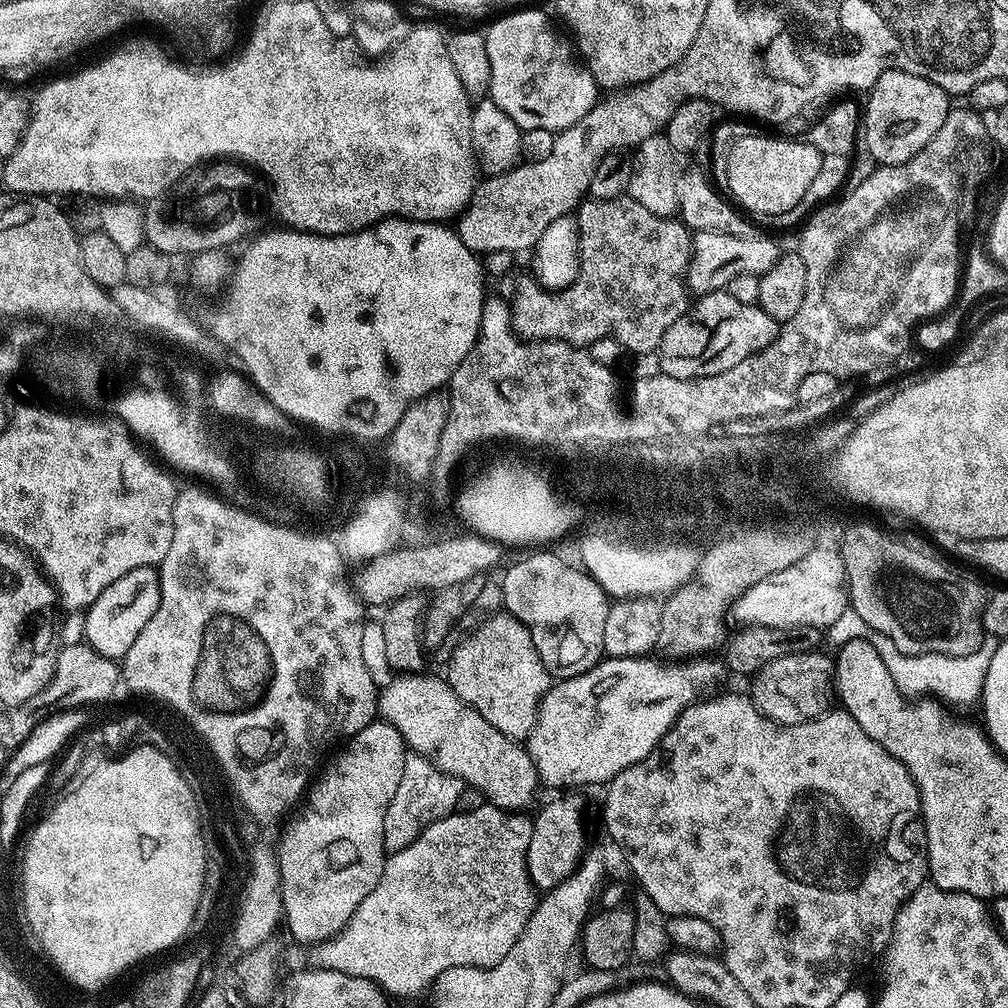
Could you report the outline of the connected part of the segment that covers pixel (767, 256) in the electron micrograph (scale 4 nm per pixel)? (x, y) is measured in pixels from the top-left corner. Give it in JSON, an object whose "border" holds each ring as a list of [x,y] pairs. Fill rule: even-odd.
{"border":[[[698,232],[692,238],[692,263],[686,278],[693,293],[719,292],[727,289],[730,278],[738,278],[738,274],[760,277],[778,262],[781,255],[782,248],[764,234],[757,234],[754,238],[734,238],[734,234]]]}

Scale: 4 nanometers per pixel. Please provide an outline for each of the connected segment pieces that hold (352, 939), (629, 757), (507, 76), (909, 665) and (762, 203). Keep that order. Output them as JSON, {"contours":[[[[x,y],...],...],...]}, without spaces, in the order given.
{"contours":[[[[485,802],[478,810],[469,812],[453,812],[450,816],[444,816],[438,822],[434,822],[429,828],[423,828],[420,836],[410,846],[391,853],[385,859],[382,878],[378,878],[378,886],[362,898],[362,906],[358,906],[356,913],[350,918],[350,922],[336,936],[331,936],[323,944],[317,944],[311,949],[315,967],[333,968],[336,972],[345,972],[358,978],[366,978],[374,982],[389,997],[392,996],[416,996],[419,992],[427,993],[435,985],[436,980],[446,970],[456,966],[470,966],[471,968],[492,968],[506,954],[510,954],[510,946],[518,942],[526,922],[532,911],[536,909],[537,893],[529,881],[527,872],[527,847],[530,845],[533,821],[524,814],[506,812],[503,808],[495,808],[494,805]]],[[[701,654],[691,658],[681,659],[679,662],[669,662],[664,660],[652,660],[656,658],[649,658],[648,656],[627,656],[626,658],[618,658],[617,656],[611,658],[601,659],[599,664],[595,664],[589,672],[578,674],[574,678],[566,678],[565,680],[556,680],[555,683],[549,687],[544,699],[540,701],[540,713],[536,716],[534,726],[530,730],[530,734],[526,737],[526,747],[530,758],[536,767],[536,775],[539,783],[544,784],[548,788],[568,788],[564,790],[578,790],[583,784],[600,784],[600,786],[607,785],[608,781],[613,780],[614,777],[622,770],[626,770],[630,766],[634,766],[638,762],[642,762],[642,758],[646,758],[646,754],[650,754],[658,746],[658,742],[665,734],[669,732],[674,726],[674,722],[682,714],[682,710],[686,710],[695,704],[697,700],[701,699],[716,683],[719,682],[723,676],[726,676],[726,668],[723,663],[720,664],[716,660],[711,660],[713,657],[708,654]]],[[[536,8],[512,12],[486,28],[484,41],[490,57],[490,99],[525,133],[561,132],[597,104],[596,79],[578,59],[573,45],[552,29],[546,13]]],[[[845,610],[826,629],[827,643],[829,640],[833,646],[836,646],[841,643],[842,638],[868,640],[870,646],[874,646],[874,650],[878,650],[882,662],[886,662],[886,670],[890,674],[890,678],[894,678],[894,686],[898,686],[898,690],[904,697],[937,696],[940,700],[952,700],[955,696],[979,697],[984,687],[986,670],[990,666],[990,658],[994,658],[998,643],[995,636],[985,635],[983,644],[978,646],[978,650],[974,650],[974,654],[965,656],[947,656],[937,652],[914,654],[913,656],[902,654],[902,650],[898,650],[898,646],[894,646],[894,642],[890,642],[890,638],[886,638],[886,634],[878,634],[870,626],[866,626],[866,622],[862,622],[862,618],[858,618],[858,614],[851,610]]],[[[747,134],[733,139],[732,149],[724,165],[724,175],[726,185],[732,191],[731,199],[745,213],[757,212],[760,216],[771,218],[794,210],[794,206],[802,202],[810,182],[814,182],[814,177],[822,166],[822,156],[814,145],[800,140]]]]}

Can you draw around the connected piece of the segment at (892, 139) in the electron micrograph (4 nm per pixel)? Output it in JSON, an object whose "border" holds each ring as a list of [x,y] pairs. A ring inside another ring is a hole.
{"border":[[[902,70],[884,72],[867,96],[868,101],[862,104],[862,144],[868,147],[877,165],[901,164],[914,158],[942,130],[950,111],[949,93],[926,78],[918,78],[918,74]]]}

